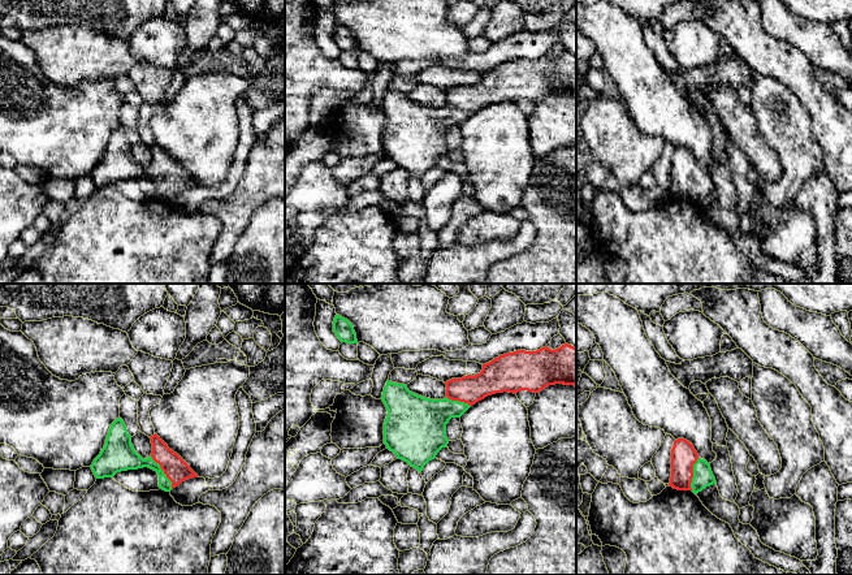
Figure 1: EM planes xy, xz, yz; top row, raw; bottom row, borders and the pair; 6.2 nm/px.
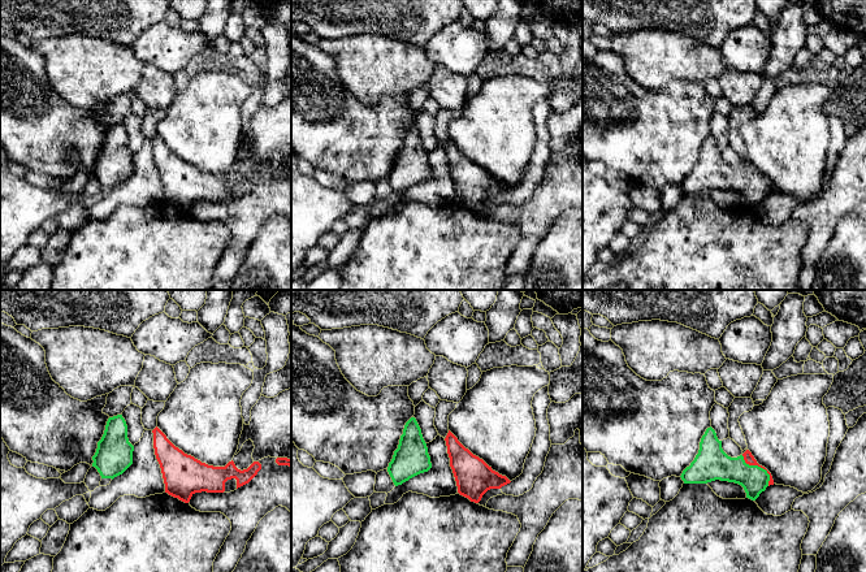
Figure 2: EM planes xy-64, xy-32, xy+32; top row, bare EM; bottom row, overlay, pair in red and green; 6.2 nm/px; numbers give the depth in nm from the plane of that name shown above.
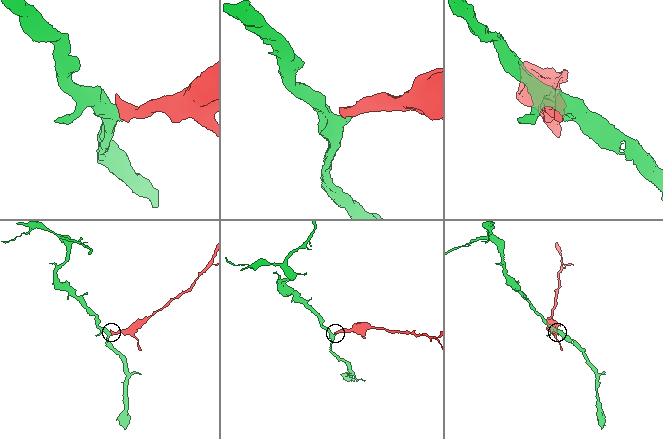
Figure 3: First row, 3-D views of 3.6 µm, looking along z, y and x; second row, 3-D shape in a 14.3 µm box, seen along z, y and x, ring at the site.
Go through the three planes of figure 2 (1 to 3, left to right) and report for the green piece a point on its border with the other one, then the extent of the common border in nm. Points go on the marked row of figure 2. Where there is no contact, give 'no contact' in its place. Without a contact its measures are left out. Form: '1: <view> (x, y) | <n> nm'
1: no contact
2: no contact
3: xy+32 (760, 466) | 260 nm

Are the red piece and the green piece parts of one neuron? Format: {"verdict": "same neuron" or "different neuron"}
{"verdict": "same neuron"}

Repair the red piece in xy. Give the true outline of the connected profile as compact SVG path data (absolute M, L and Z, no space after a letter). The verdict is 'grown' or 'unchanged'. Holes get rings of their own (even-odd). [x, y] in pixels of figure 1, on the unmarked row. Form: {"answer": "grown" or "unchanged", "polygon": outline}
{"answer": "grown", "polygon": "M116 127L111 133L104 156L91 173L95 186L113 186L121 180L148 176L157 181L159 195L165 200L170 200L187 187L198 186L190 174L156 142L150 147L152 161L143 168L133 155L124 129Z"}

